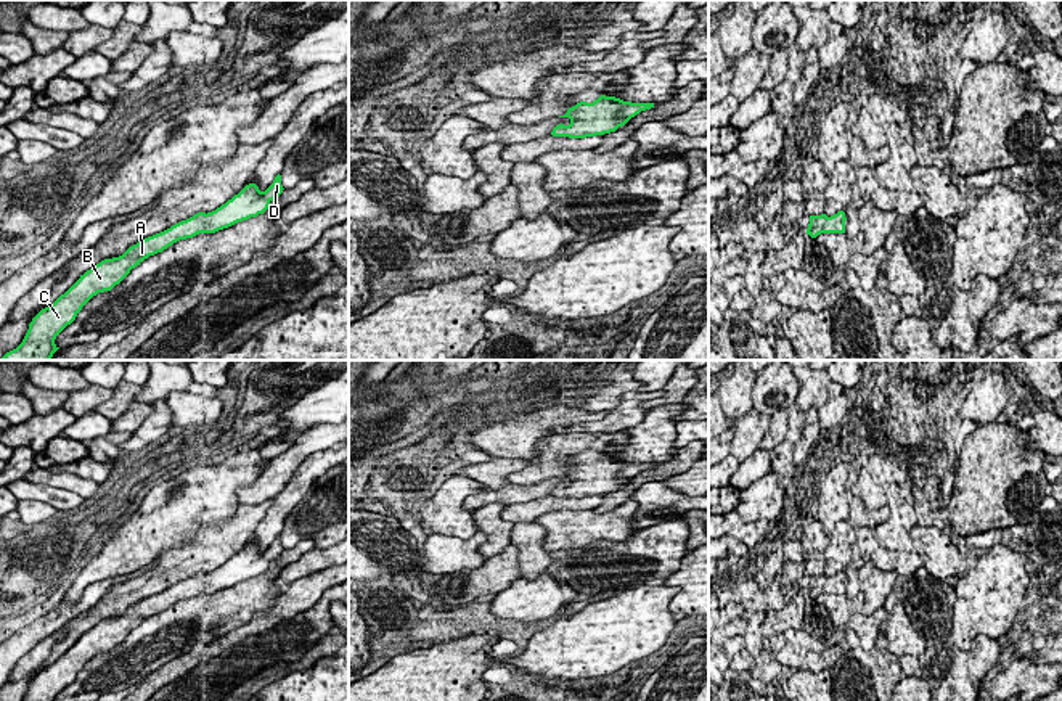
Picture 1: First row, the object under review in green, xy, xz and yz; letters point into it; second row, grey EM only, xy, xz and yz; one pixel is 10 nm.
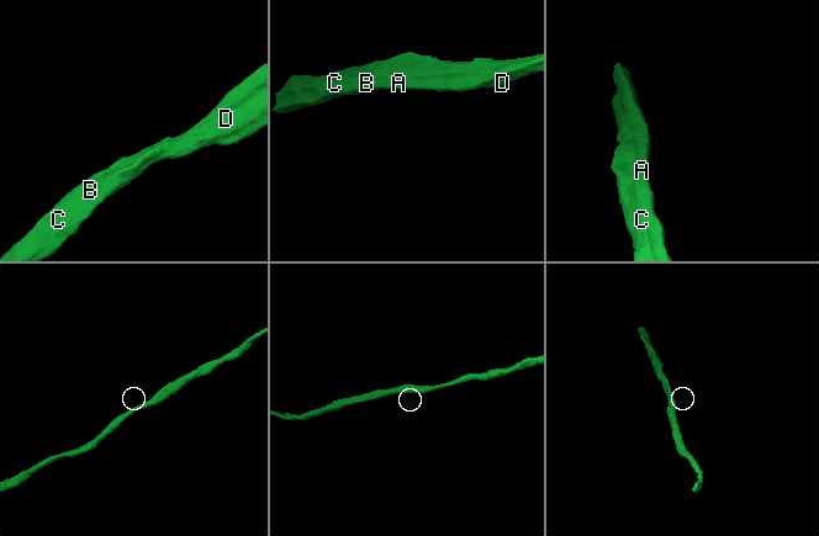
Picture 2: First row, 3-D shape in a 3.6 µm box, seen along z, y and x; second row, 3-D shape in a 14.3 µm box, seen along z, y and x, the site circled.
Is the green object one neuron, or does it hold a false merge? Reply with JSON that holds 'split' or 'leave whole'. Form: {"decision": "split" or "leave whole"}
{"decision": "leave whole"}

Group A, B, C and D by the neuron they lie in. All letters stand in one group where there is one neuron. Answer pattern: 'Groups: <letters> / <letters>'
Groups: A B C D

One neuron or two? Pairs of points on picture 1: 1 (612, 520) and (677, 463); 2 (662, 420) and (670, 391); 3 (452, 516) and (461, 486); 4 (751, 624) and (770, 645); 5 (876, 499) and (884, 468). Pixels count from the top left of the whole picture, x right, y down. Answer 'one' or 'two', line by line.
1: two
2: two
3: one
4: two
5: one

